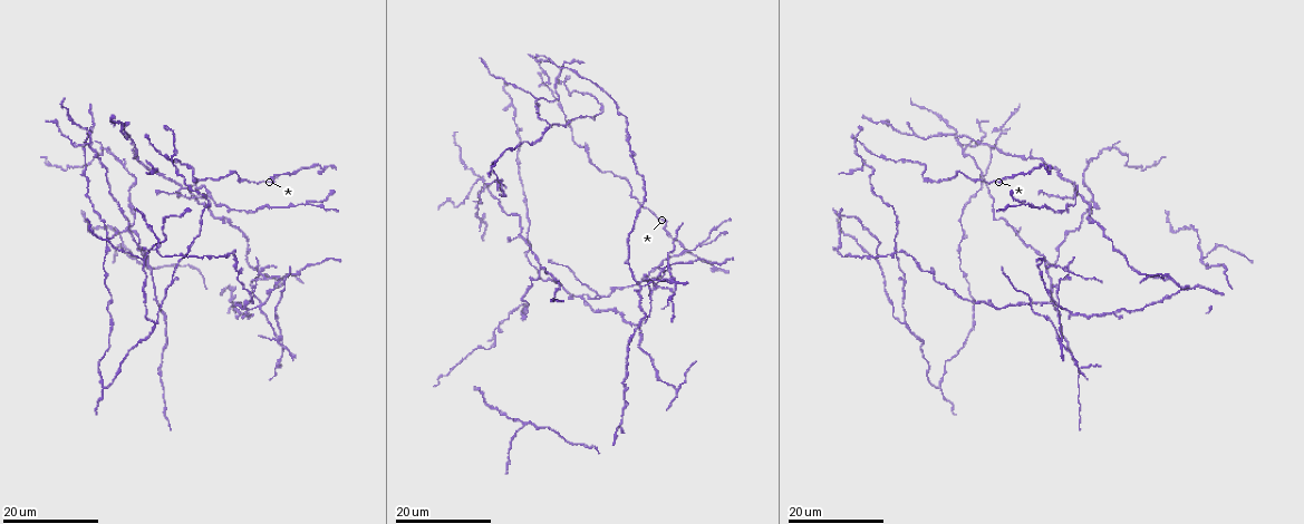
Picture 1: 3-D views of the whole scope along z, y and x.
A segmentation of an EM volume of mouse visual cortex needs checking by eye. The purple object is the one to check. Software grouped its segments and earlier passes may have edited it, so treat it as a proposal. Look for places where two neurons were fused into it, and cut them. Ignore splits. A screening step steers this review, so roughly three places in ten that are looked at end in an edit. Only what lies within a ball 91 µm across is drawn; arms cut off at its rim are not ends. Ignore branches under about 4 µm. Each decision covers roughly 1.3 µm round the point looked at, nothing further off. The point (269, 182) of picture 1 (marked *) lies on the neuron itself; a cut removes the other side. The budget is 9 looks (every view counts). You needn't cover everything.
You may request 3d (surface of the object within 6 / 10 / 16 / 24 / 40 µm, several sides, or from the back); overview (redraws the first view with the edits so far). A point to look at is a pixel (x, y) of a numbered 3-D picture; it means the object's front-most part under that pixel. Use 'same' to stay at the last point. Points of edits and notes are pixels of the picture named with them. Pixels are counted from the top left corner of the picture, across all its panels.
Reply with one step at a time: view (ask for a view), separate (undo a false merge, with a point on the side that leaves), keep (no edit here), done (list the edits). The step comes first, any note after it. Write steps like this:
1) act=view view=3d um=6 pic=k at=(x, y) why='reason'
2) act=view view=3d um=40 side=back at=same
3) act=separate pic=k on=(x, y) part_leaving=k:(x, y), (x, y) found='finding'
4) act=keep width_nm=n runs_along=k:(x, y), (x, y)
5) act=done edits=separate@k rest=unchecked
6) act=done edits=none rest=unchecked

act=view view=3d um=16 pic=1 at=(578, 298) why='branch point'

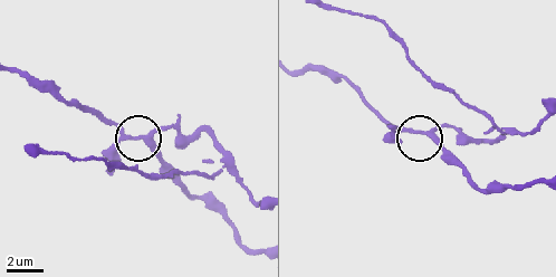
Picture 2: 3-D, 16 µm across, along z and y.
act=view view=3d um=6 pic=2 at=(425, 135)

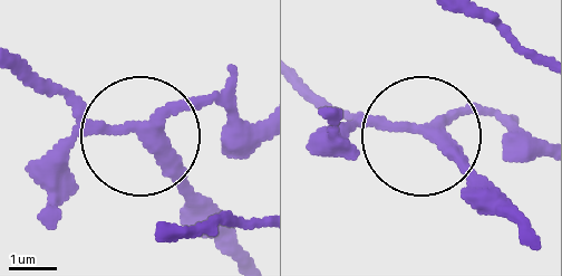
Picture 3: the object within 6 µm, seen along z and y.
act=keep width_nm=240 runs_along=3:(255, 120), (183, 100), (144, 136), (228, 228) found='all the same neuron'

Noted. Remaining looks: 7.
act=view view=3d um=16 pic=1 at=(897, 215) why='thick turns thin'

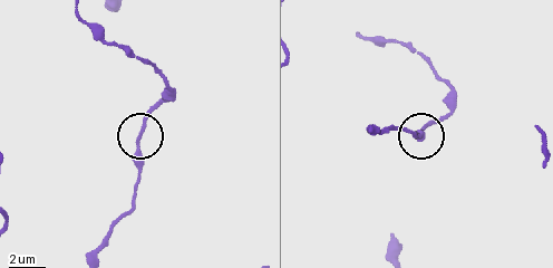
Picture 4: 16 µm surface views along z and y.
act=view view=3d um=6 pic=4 at=(137, 138)

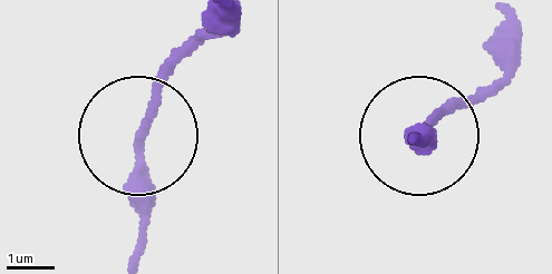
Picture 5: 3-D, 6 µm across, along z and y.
act=keep runs_along=5:(504, 49), (500, 72), (441, 113), (420, 145) found='one neuron here'

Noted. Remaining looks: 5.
act=view view=3d um=16 pic=1 at=(601, 297) why='four arms meet'

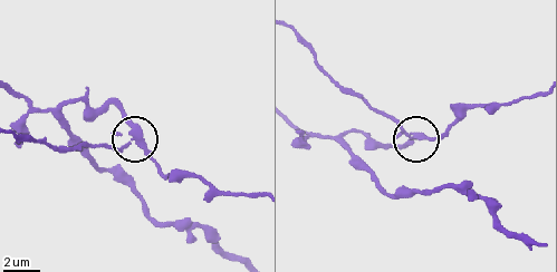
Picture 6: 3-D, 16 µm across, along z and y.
act=view view=3d um=6 pic=6 at=(129, 142)

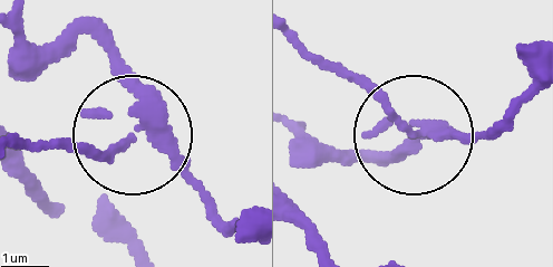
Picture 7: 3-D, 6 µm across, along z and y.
act=keep width_nm=230 runs_along=7:(527, 102), (491, 134), (419, 137), (303, 46) found='one neuron here'

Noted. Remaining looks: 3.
act=view view=3d um=16 pic=1 at=(497, 329) why='three-way junction'

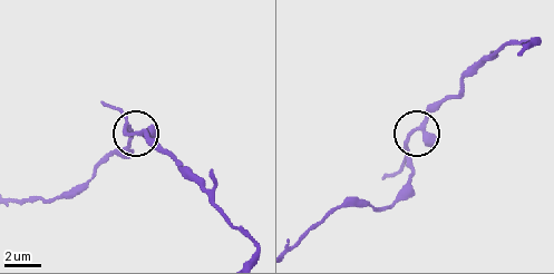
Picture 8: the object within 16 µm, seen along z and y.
act=view view=3d um=6 pic=8 at=(129, 133)

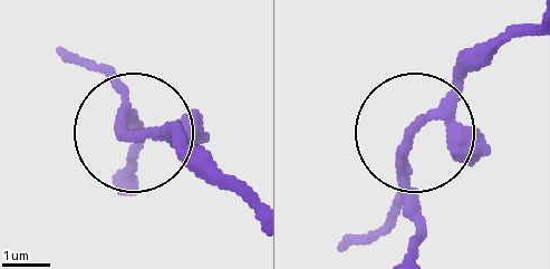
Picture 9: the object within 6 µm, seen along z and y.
act=keep arms=3 found='one neuron here'

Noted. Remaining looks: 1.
act=done edits=none rest=unchecked

